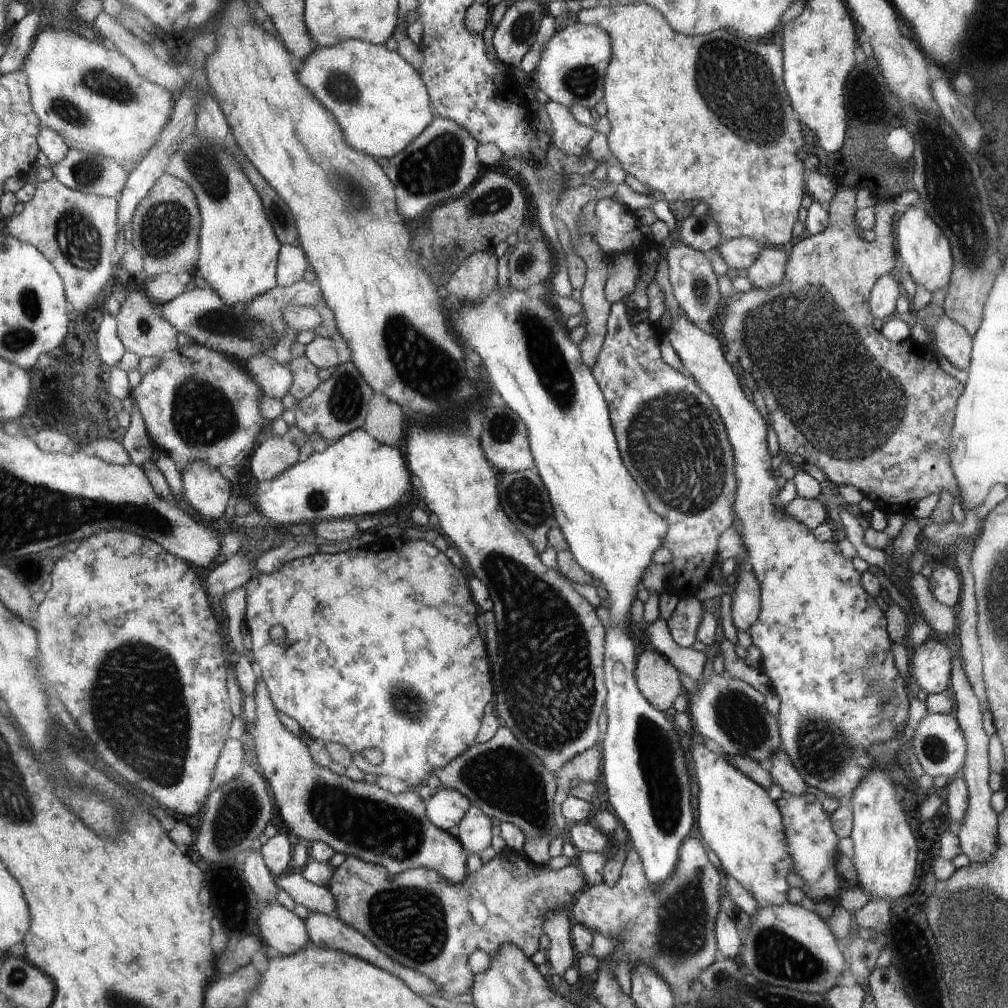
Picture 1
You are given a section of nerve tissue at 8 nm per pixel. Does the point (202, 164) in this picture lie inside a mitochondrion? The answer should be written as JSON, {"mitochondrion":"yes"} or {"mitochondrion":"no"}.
{"mitochondrion":"yes"}

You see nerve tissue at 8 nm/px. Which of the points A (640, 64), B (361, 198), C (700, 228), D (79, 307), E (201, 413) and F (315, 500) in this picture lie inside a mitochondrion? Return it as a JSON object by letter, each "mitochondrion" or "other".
{"A":"other","B":"mitochondrion","C":"mitochondrion","D":"other","E":"mitochondrion","F":"mitochondrion"}

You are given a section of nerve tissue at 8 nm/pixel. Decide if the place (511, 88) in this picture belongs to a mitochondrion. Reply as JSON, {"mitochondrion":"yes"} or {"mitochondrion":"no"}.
{"mitochondrion":"no"}

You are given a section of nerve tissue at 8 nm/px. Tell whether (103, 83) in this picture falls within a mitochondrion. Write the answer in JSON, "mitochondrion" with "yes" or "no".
{"mitochondrion":"yes"}

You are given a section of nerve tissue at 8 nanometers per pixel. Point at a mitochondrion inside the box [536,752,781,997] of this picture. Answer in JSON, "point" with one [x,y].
{"point":[680,934]}

